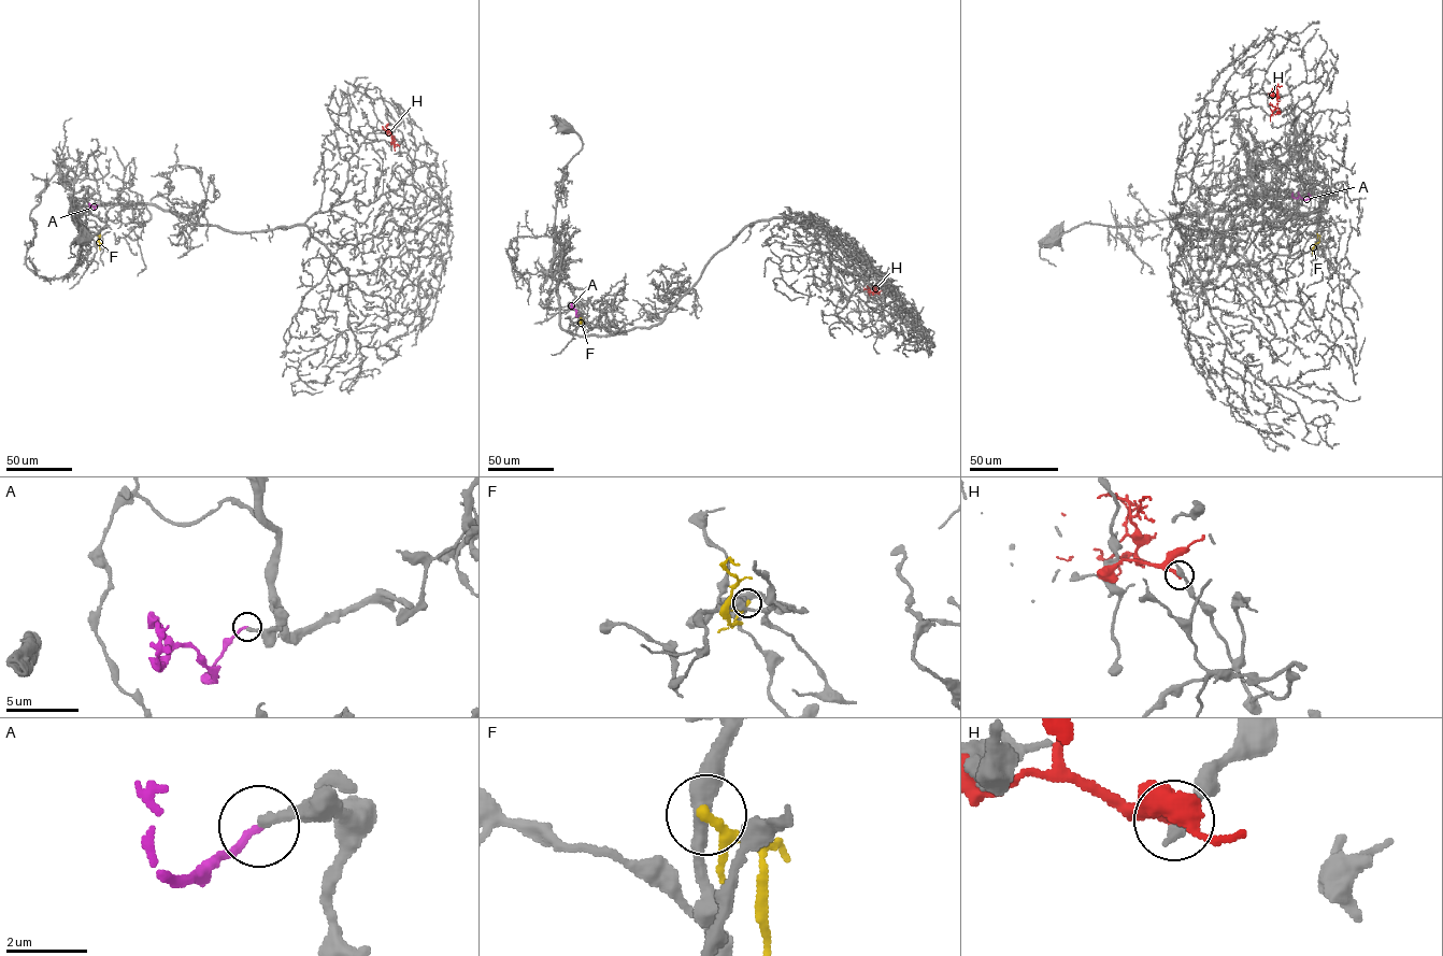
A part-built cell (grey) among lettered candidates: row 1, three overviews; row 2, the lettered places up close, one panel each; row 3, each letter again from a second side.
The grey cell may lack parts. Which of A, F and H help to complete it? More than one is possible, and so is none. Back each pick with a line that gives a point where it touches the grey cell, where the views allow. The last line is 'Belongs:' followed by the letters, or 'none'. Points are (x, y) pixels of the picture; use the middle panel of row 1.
A: Touches grey at (580, 314)
Belongs: A

